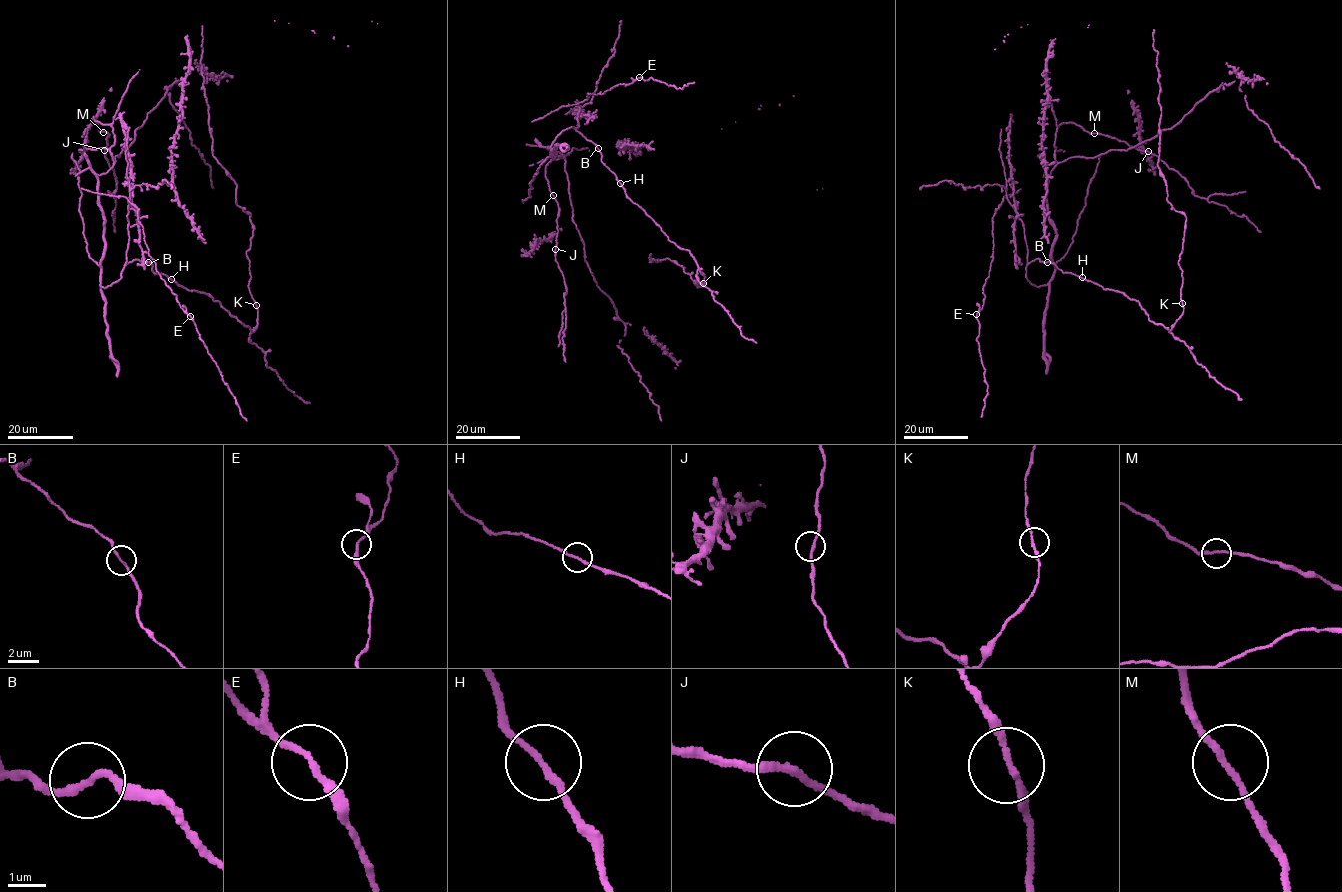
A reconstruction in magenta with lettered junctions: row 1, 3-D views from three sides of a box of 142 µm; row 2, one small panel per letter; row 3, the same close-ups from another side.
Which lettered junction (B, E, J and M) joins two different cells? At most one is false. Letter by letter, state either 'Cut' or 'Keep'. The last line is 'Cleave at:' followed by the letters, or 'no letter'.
B: Keep
E: Keep
J: Keep
M: Keep
Cleave at: no letter

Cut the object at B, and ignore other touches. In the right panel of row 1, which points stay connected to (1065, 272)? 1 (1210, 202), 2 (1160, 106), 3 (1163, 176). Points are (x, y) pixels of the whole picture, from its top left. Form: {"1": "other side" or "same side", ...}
{"1": "other side", "2": "same side", "3": "same side"}

